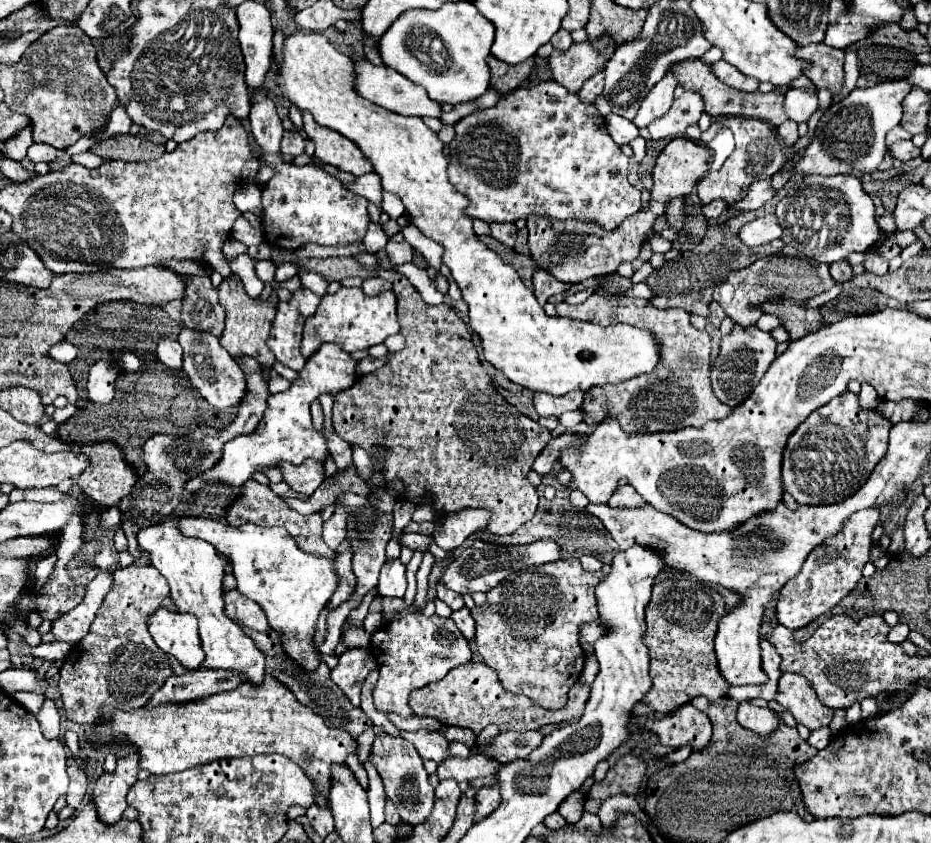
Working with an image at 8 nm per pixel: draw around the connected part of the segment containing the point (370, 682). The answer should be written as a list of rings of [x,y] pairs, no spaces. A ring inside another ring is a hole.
[[[373,669],[373,671],[367,675],[367,679],[363,681],[363,687],[361,687],[361,709],[373,719],[375,725],[385,725],[389,719],[385,719],[383,715],[379,715],[379,713],[375,711],[375,707],[373,707],[373,685],[375,685],[377,679],[379,679],[379,671]]]

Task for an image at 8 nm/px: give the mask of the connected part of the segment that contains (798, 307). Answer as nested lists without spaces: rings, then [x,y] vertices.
[[[769,301],[763,305],[763,309],[765,313],[777,315],[783,321],[783,327],[791,333],[791,341],[823,327],[819,311],[807,309],[803,301]]]

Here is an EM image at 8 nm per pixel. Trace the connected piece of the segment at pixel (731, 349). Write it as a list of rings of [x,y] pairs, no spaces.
[[[735,323],[731,333],[721,337],[719,355],[711,367],[711,385],[719,401],[731,407],[741,405],[753,393],[759,379],[775,359],[775,349],[777,349],[777,341],[773,339],[771,333],[765,333],[755,325],[739,327],[739,323]]]

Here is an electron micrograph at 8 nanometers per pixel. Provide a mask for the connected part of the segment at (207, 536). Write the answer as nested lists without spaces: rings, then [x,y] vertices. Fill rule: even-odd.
[[[195,517],[183,519],[179,529],[183,535],[199,537],[215,545],[215,549],[231,561],[233,575],[237,577],[237,589],[261,605],[269,625],[281,633],[285,651],[305,669],[315,669],[319,663],[319,653],[313,645],[315,621],[339,587],[339,575],[335,571],[337,557],[305,553],[283,527],[261,527],[255,523],[233,527],[219,519]]]

